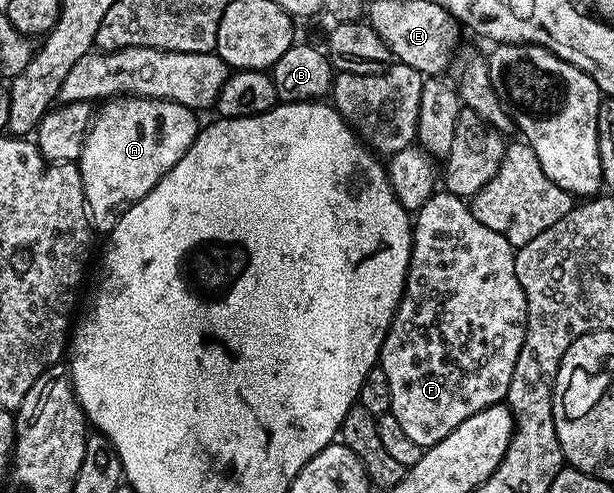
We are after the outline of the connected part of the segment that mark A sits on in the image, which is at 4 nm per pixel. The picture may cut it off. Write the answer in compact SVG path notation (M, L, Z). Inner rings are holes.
M116 96L96 110L75 164L83 179L85 207L96 232L108 234L130 207L183 159L199 132L198 114L159 98Z

